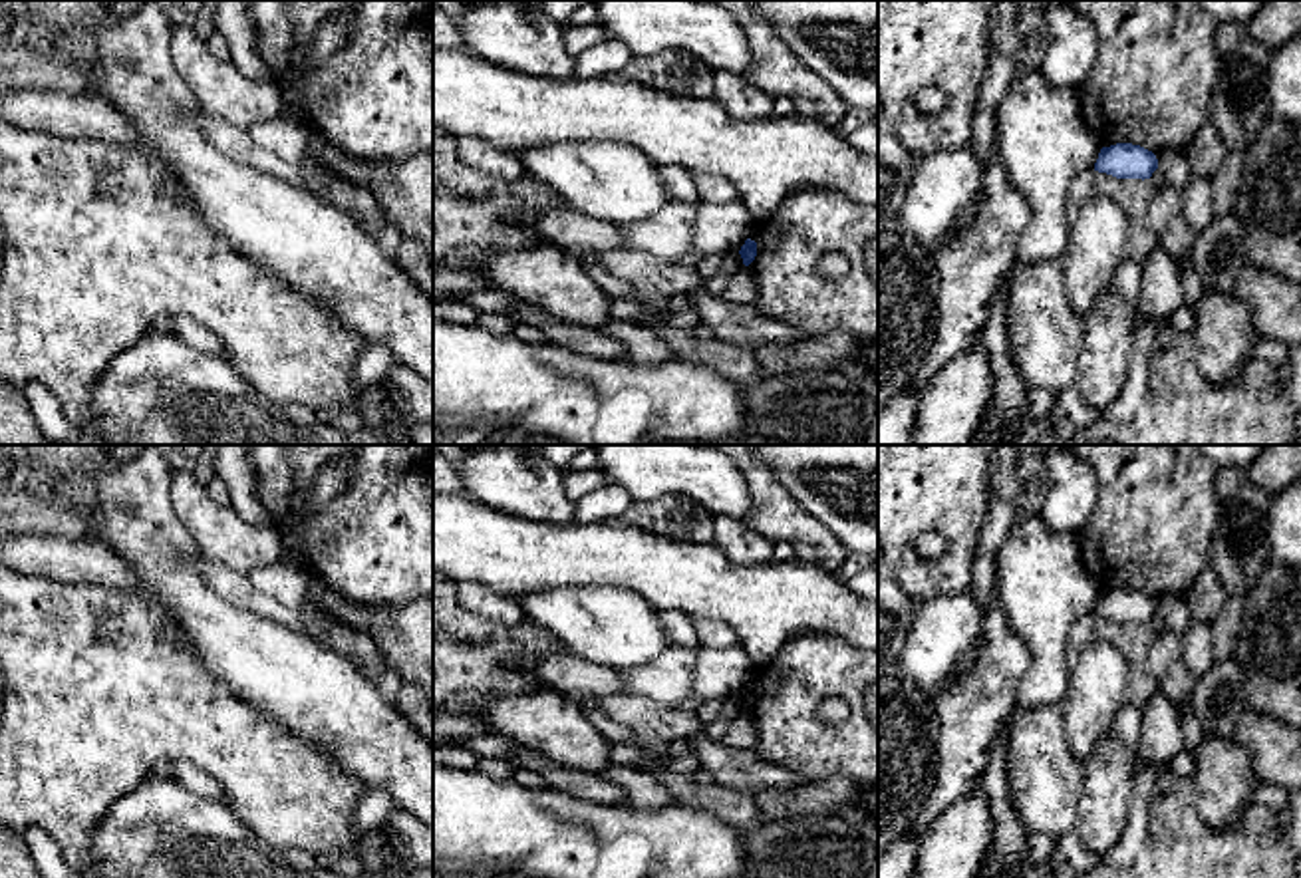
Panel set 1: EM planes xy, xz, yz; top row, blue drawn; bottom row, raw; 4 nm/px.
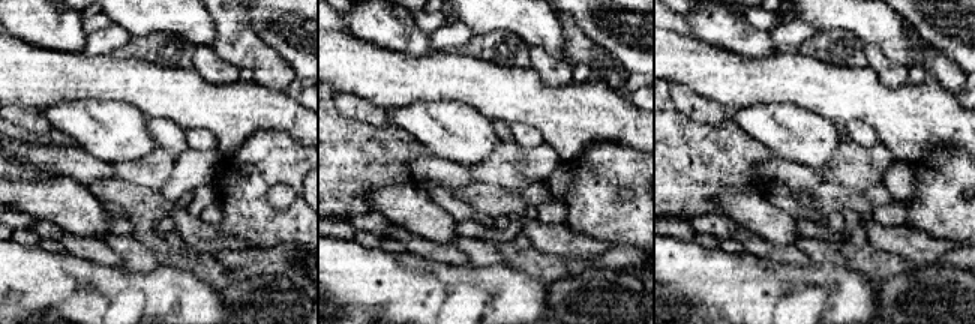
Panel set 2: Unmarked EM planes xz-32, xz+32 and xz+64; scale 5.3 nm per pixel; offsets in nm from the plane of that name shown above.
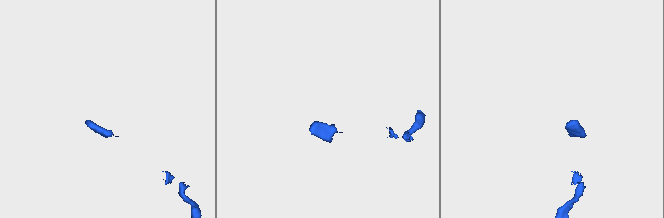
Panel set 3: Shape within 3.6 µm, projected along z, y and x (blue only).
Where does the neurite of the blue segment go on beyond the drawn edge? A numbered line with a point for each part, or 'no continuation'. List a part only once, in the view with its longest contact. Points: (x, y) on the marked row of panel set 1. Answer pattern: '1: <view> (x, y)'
no continuation

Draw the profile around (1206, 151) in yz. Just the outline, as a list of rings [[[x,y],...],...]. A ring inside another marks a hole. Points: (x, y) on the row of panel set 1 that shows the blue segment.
[[[1208,121],[1186,147],[1192,177],[1210,179],[1226,161],[1229,149]]]

